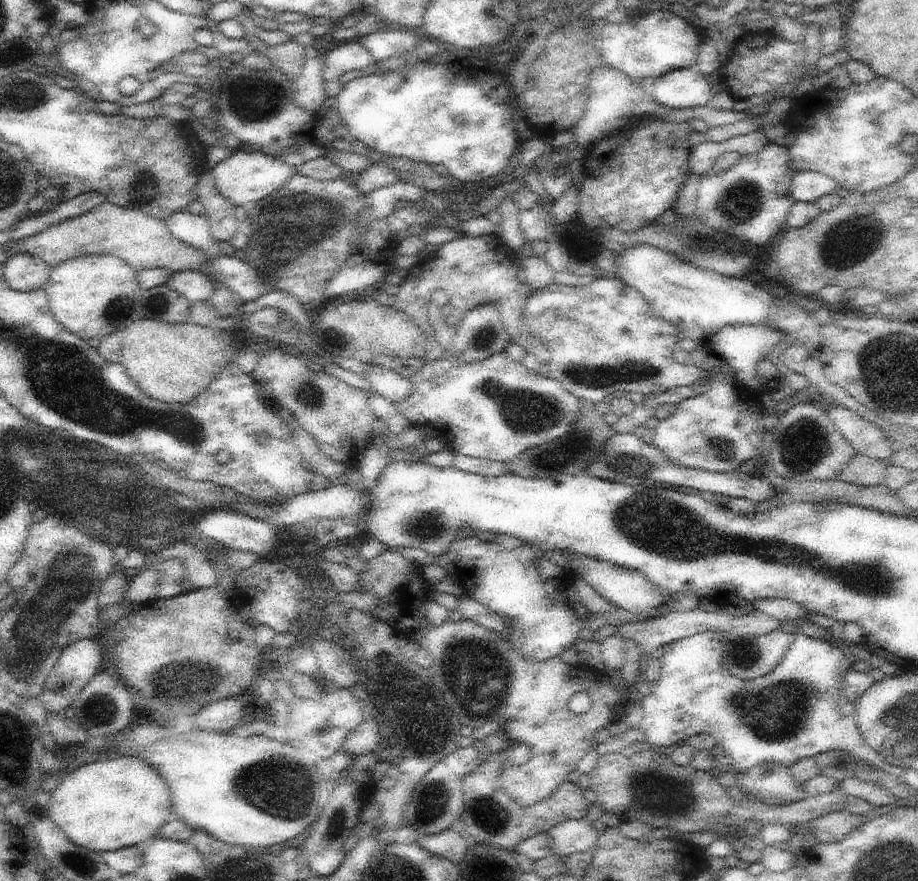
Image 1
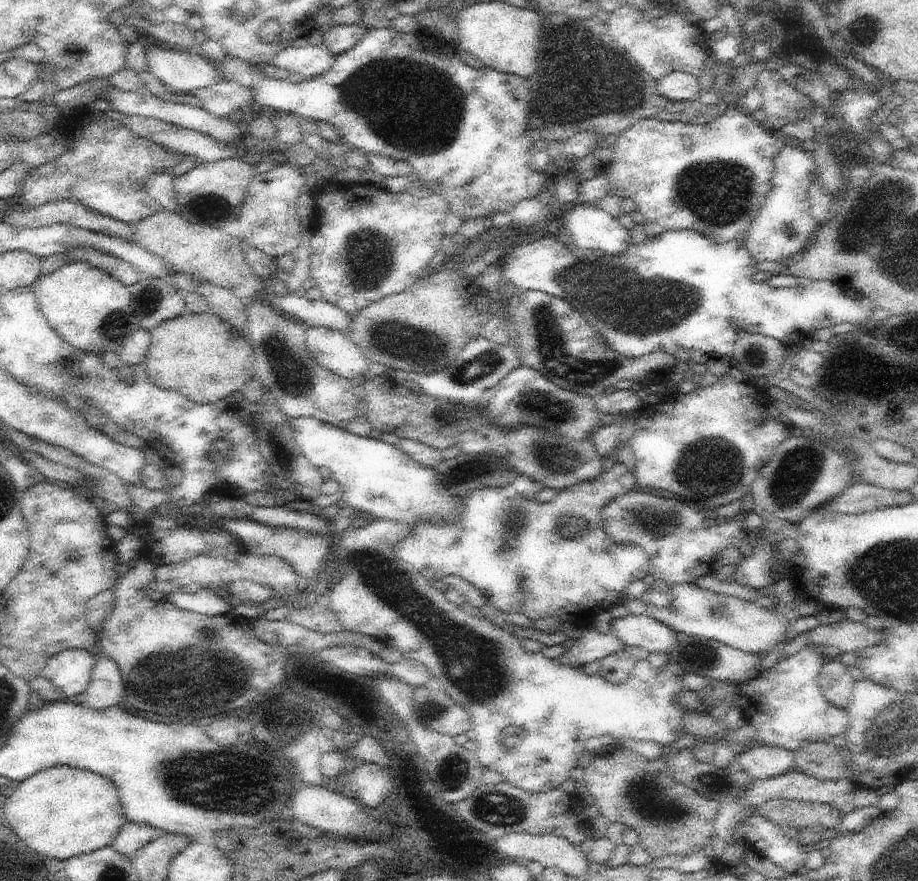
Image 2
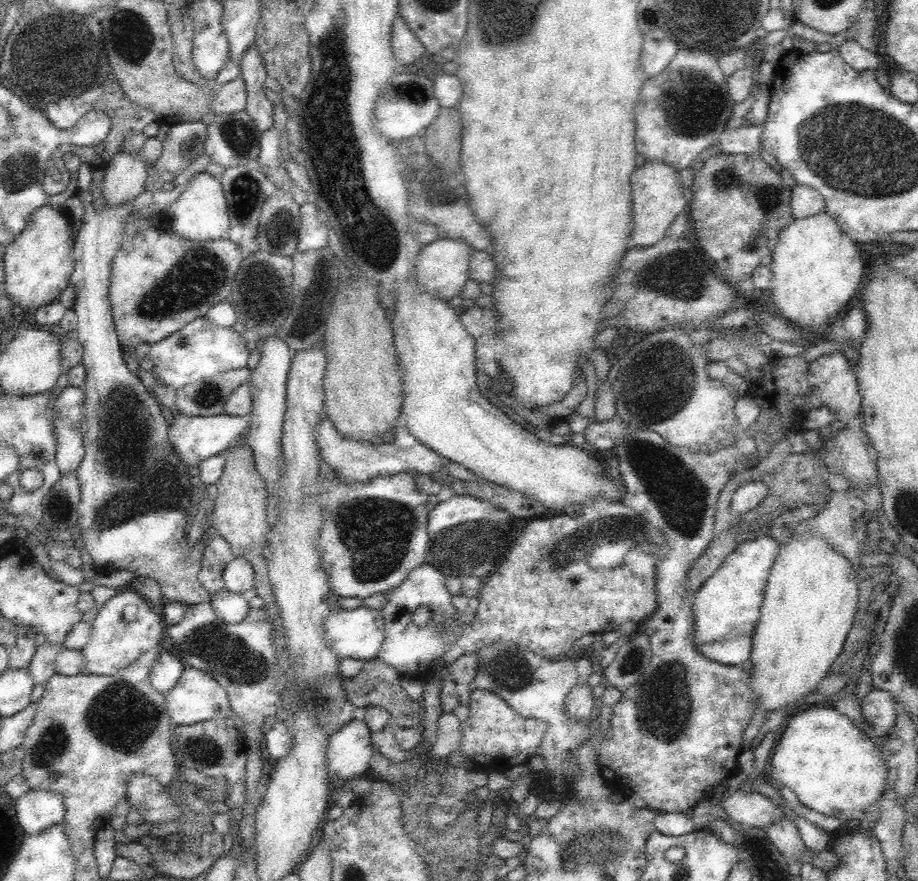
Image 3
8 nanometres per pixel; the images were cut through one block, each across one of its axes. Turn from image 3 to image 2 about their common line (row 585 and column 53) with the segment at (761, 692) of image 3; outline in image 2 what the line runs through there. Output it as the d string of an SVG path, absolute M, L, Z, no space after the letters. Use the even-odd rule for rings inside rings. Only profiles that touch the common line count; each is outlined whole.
M57 765L42 770L7 793L4 815L18 838L34 852L63 862L111 846L128 821L118 786L110 778L77 767Z

